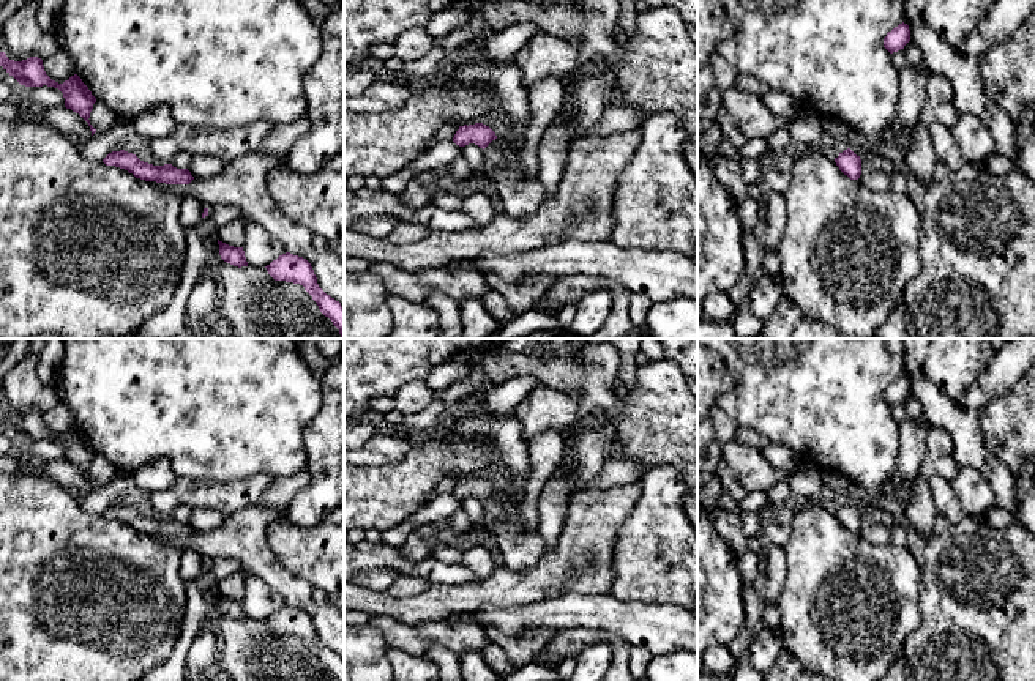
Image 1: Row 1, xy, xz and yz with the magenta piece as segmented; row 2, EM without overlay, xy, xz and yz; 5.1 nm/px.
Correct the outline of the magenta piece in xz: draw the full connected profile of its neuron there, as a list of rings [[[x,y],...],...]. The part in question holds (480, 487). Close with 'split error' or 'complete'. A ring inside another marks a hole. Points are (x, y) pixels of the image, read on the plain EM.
[[[475,476],[469,479],[467,478],[459,479],[459,482],[456,484],[453,490],[453,495],[459,500],[475,497],[484,503],[495,492],[497,489],[489,479],[483,476]]]; complete

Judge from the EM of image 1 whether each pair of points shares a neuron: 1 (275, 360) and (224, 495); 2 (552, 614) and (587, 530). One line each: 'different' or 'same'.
1: different
2: different

